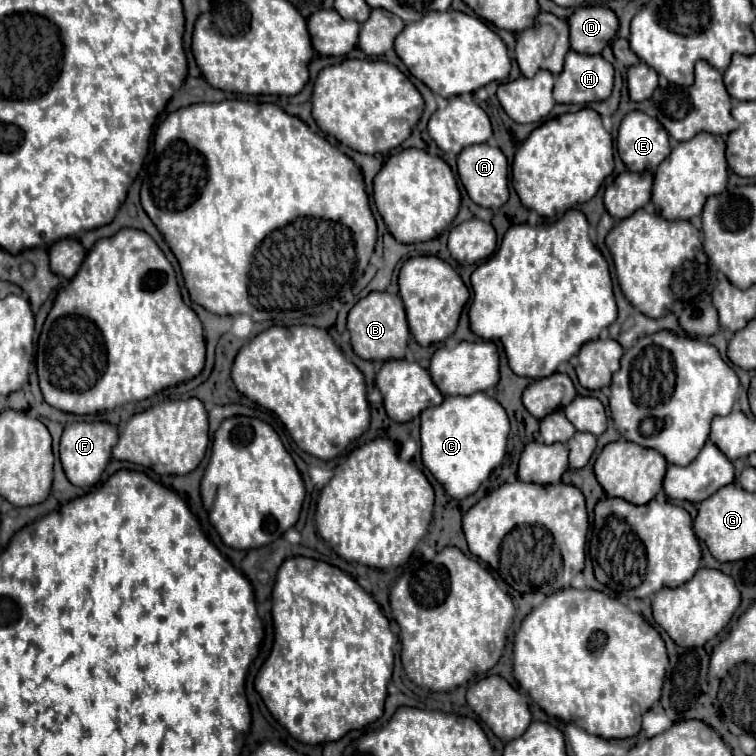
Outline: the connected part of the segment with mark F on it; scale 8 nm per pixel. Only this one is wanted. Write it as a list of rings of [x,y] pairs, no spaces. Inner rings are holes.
[[[93,421],[93,423],[71,423],[65,427],[59,453],[61,453],[61,463],[67,479],[77,485],[77,487],[89,487],[95,485],[101,479],[101,473],[105,471],[109,459],[111,459],[111,449],[117,445],[117,427],[105,421]]]

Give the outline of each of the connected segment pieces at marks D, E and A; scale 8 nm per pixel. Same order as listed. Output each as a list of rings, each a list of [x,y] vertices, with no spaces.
[[[583,5],[567,19],[571,29],[571,49],[595,55],[615,37],[619,19],[615,11],[603,5]]]
[[[631,111],[621,121],[617,151],[629,171],[655,171],[671,153],[669,133],[661,129],[655,117],[643,111]]]
[[[481,143],[481,145],[471,145],[471,147],[463,149],[457,157],[457,169],[459,169],[461,183],[465,185],[469,197],[477,205],[499,207],[499,205],[507,203],[507,199],[509,199],[509,181],[507,181],[509,163],[499,147],[493,147],[489,143]]]

